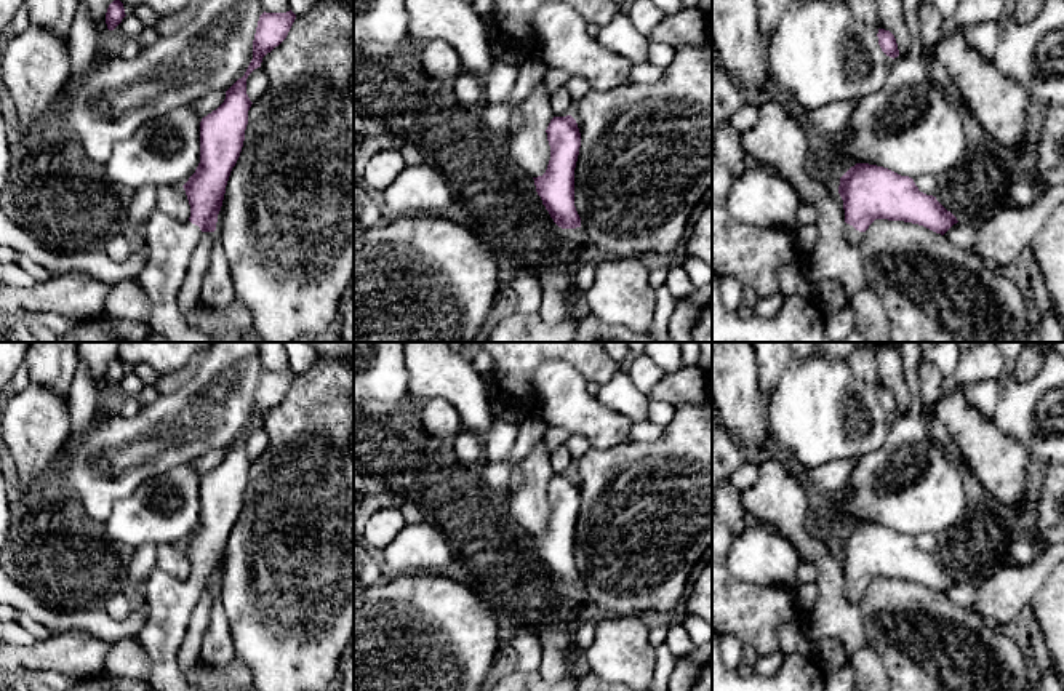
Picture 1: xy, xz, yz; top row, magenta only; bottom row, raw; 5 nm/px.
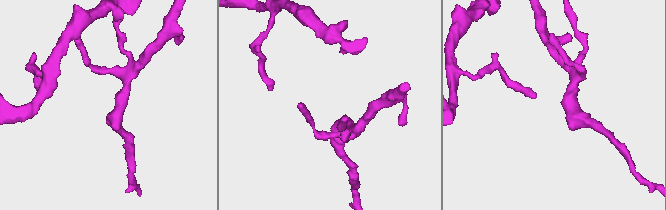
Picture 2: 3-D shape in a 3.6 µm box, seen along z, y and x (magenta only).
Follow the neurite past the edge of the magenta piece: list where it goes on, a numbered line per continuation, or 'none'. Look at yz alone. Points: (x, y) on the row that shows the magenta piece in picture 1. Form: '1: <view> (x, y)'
1: yz (855, 237)

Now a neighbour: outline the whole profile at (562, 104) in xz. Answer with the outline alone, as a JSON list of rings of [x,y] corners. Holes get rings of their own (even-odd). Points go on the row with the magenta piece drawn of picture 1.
[[[565,86],[557,88],[550,94],[550,102],[552,102],[552,112],[555,117],[566,117],[566,115],[571,115],[574,110],[571,96]]]

